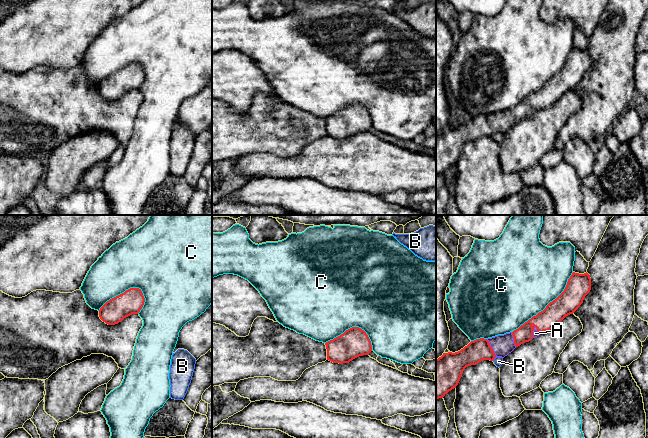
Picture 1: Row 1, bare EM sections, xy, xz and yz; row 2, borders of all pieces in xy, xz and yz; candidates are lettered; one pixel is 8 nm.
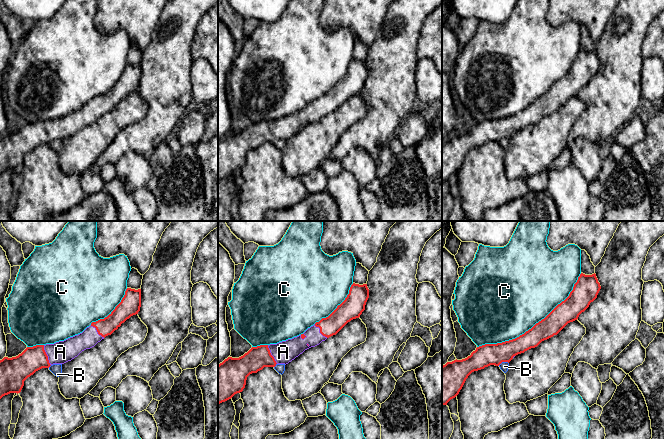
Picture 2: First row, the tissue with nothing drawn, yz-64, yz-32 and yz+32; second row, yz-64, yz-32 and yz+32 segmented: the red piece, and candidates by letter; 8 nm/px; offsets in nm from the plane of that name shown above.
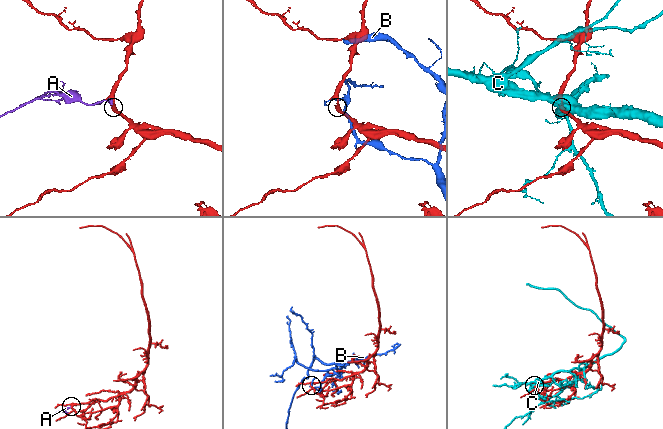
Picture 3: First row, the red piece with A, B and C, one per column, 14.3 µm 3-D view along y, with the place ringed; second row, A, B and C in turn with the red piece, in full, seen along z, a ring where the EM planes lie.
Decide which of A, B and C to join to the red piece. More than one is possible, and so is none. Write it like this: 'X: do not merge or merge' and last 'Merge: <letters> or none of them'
A: merge
B: do not merge
C: do not merge
Merge: A

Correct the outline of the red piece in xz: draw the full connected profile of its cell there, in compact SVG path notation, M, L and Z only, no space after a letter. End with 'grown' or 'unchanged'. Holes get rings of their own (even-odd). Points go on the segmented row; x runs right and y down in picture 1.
M352 327L340 336L325 343L327 360L333 363L349 363L353 359L369 355L372 351L371 341L364 330Z | unchanged

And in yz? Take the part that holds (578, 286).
M573 272L564 291L518 329L488 339L476 339L455 353L443 353L436 359L436 399L456 388L466 367L483 360L504 358L521 344L553 329L580 307L590 290L590 275Z | grown

